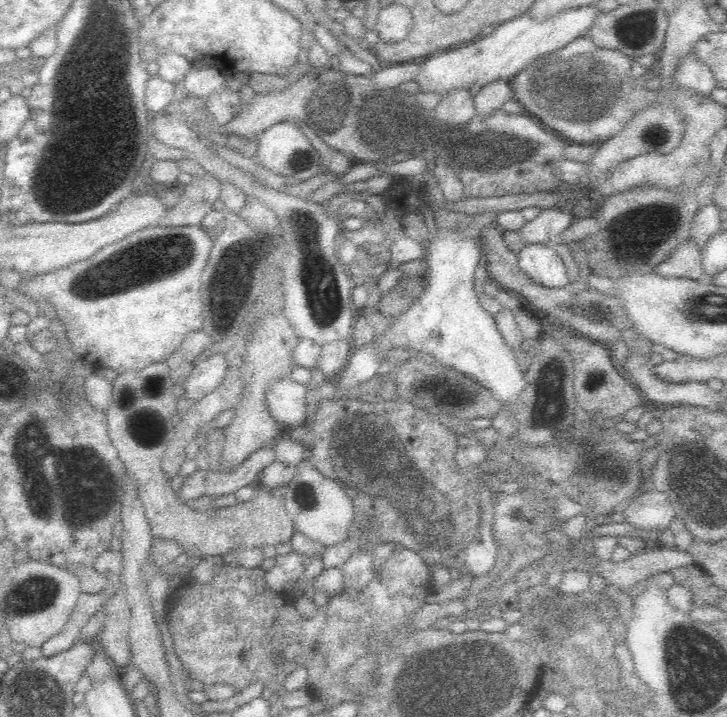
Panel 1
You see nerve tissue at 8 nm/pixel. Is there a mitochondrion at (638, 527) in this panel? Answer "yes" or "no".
no

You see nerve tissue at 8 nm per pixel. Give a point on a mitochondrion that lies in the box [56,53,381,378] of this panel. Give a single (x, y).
(110, 277)

